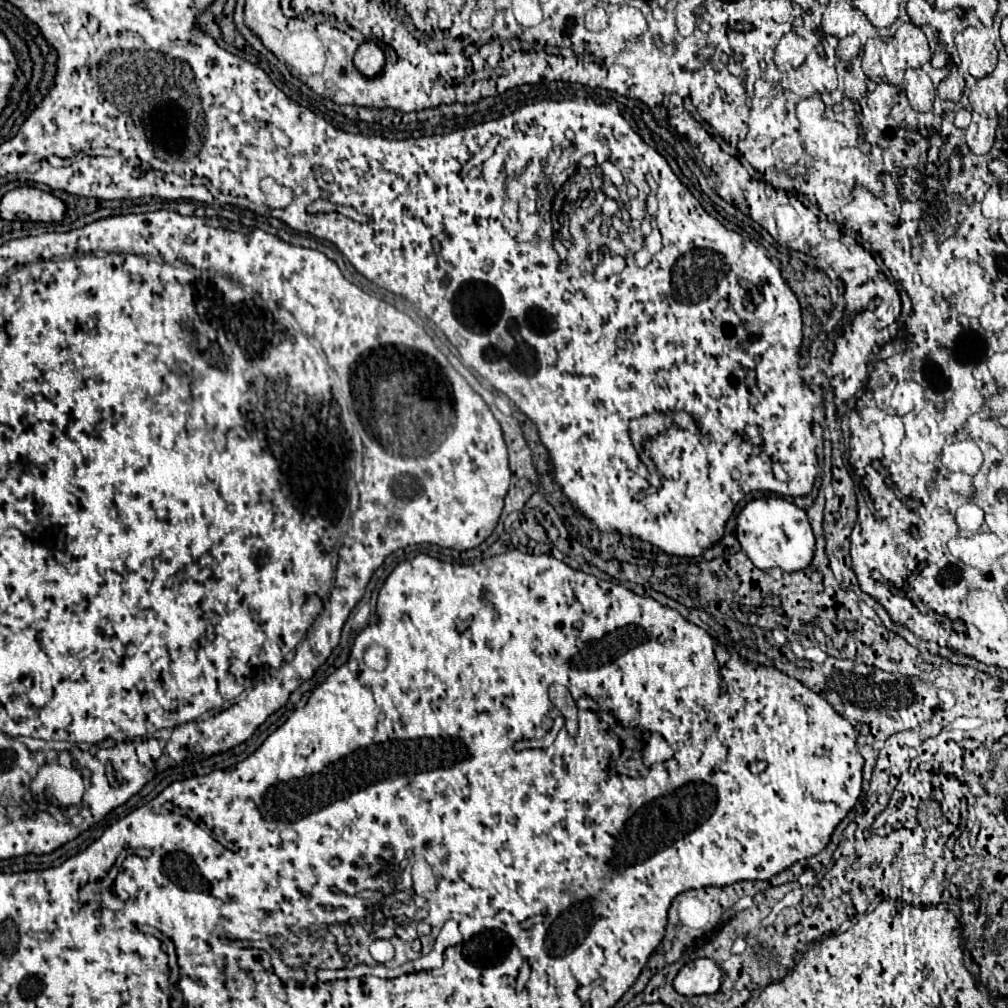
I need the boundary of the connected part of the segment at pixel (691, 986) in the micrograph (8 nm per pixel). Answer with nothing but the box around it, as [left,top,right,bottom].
[674,958,722,996]

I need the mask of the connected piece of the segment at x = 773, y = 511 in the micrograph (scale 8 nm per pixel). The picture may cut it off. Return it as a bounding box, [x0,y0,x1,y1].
[736,496,814,572]

